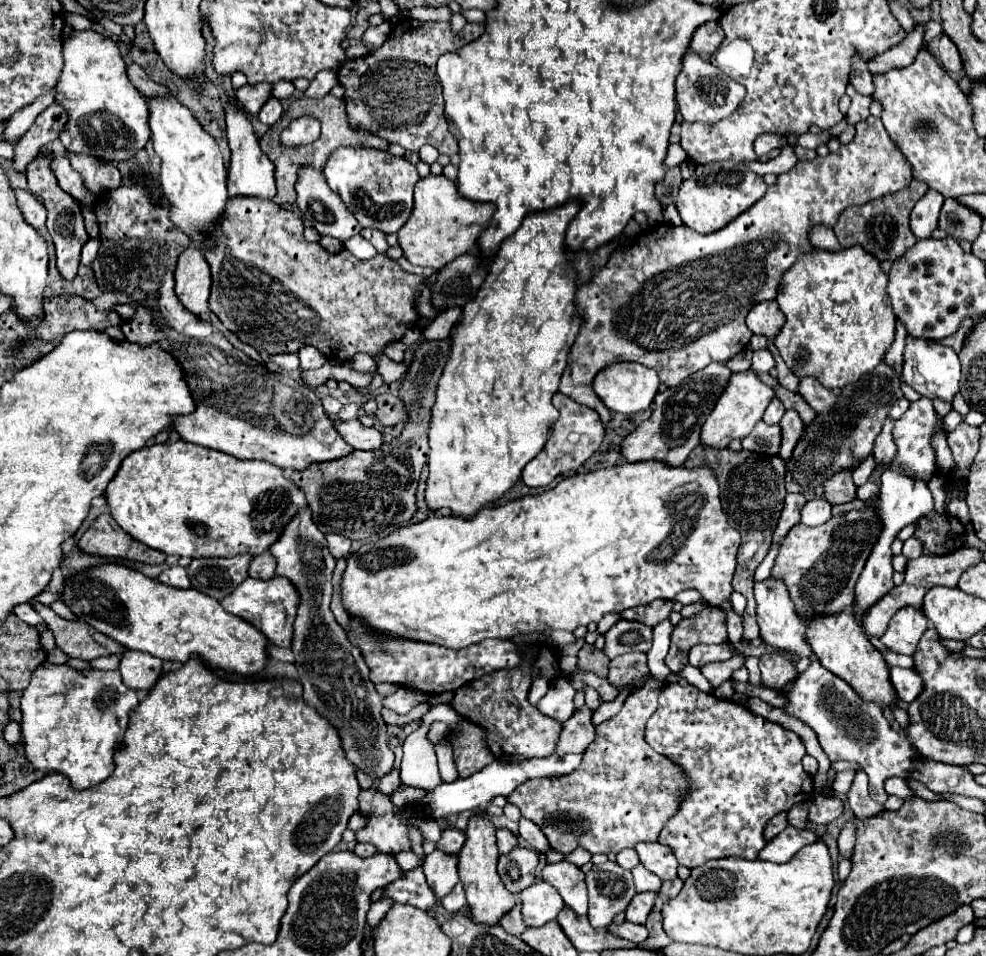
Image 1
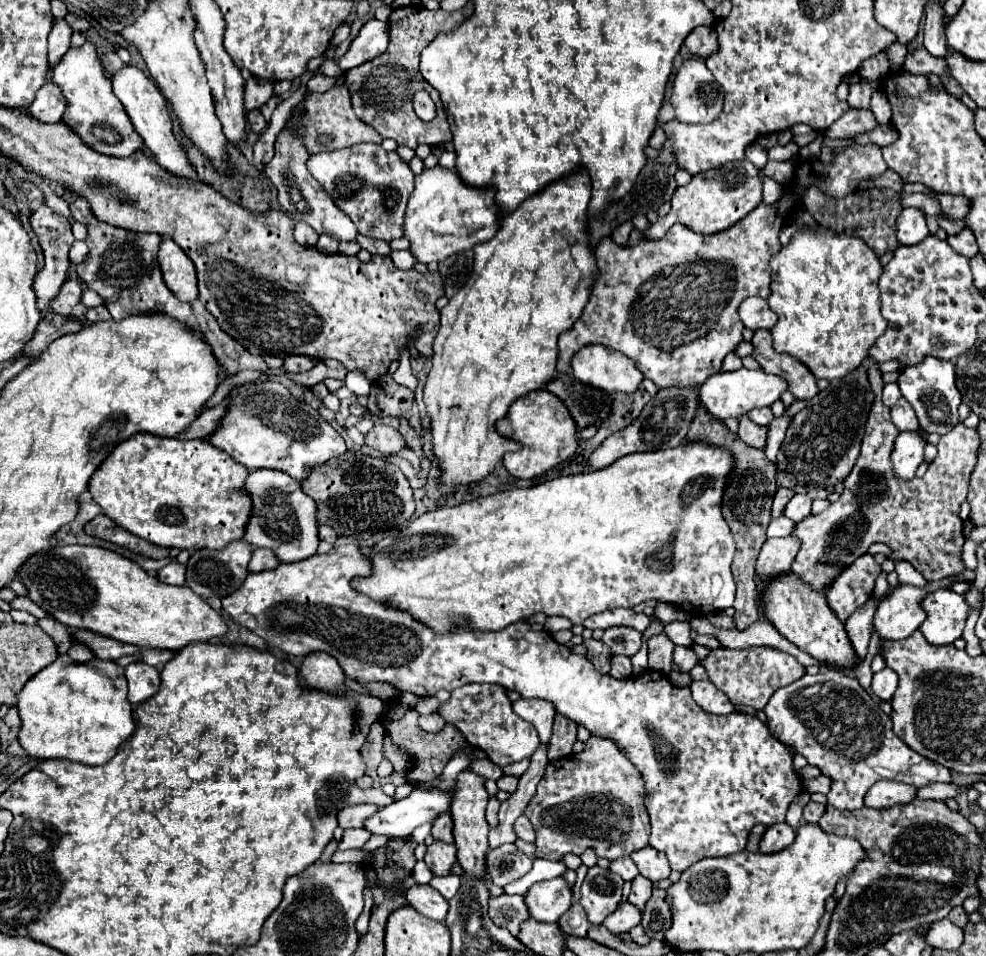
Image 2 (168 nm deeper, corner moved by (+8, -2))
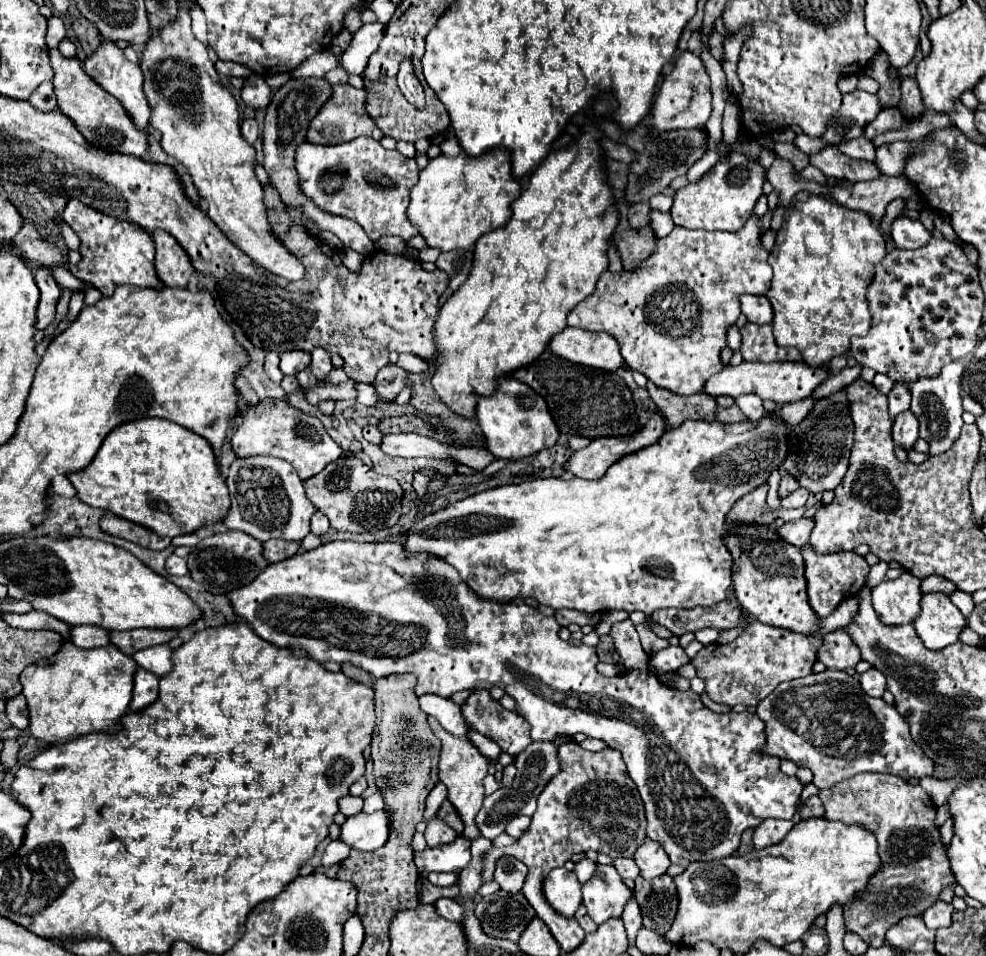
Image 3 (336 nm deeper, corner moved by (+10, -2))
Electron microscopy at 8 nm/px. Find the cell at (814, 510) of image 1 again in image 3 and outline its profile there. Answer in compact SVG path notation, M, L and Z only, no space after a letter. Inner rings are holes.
M799 488L799 490L795 490L793 494L789 494L787 498L783 498L783 500L781 500L781 506L783 506L783 508L801 508L801 506L805 506L807 498L809 498L809 490Z

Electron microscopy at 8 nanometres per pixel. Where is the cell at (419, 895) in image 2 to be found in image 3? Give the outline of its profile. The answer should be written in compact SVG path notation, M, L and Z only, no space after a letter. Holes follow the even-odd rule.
M439 898L437 902L433 902L433 906L435 906L439 916L443 916L447 920L453 920L453 922L461 920L461 906L451 898Z

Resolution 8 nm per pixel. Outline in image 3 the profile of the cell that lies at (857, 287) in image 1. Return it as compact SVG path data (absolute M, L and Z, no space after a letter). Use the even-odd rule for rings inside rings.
M809 198L807 202L795 202L785 214L785 222L777 232L775 248L769 254L773 280L767 298L775 312L771 326L777 346L797 348L805 364L813 368L825 366L835 356L847 354L851 348L849 340L853 336L865 336L871 328L871 312L865 294L873 282L875 264L879 264L885 254L885 240L867 214L829 202L823 202L821 208L815 208L815 198Z

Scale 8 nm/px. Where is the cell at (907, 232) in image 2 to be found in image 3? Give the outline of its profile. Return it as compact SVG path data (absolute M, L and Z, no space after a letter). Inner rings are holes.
M899 216L893 222L893 242L897 248L921 248L931 240L931 234L919 220Z

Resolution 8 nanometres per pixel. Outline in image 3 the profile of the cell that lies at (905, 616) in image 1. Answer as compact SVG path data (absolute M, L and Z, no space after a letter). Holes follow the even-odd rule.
M903 572L897 580L883 580L873 590L873 608L887 626L911 624L921 612L921 580Z

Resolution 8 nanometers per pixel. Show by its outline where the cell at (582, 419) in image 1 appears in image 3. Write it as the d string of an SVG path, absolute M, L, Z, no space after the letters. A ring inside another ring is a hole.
M505 378L493 398L481 398L481 402L477 402L477 420L487 438L489 452L497 460L521 460L545 448L553 448L559 440L559 428L547 402L533 388L515 378Z

